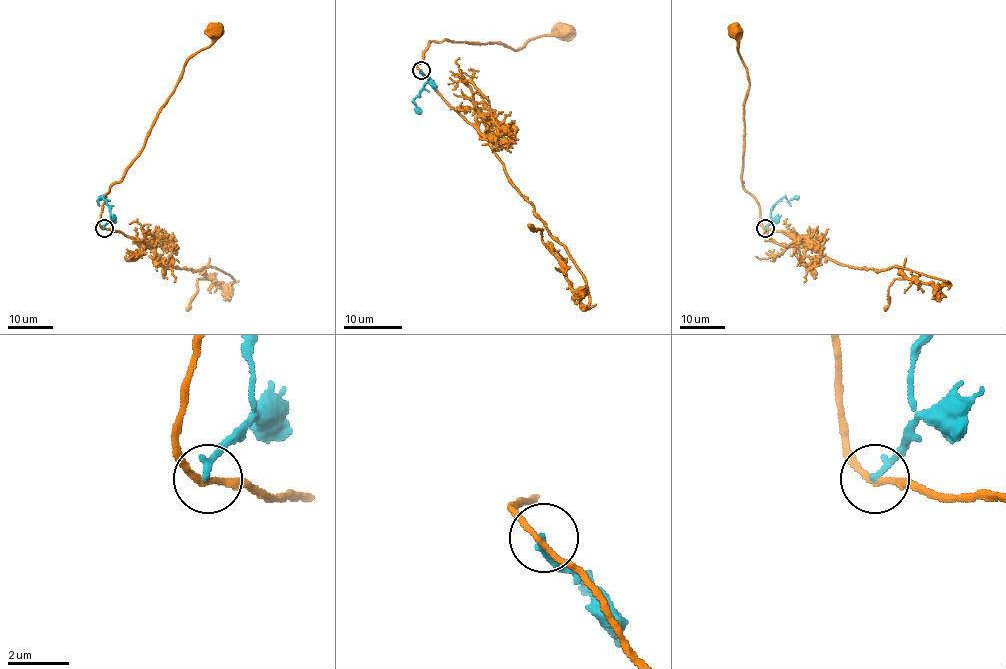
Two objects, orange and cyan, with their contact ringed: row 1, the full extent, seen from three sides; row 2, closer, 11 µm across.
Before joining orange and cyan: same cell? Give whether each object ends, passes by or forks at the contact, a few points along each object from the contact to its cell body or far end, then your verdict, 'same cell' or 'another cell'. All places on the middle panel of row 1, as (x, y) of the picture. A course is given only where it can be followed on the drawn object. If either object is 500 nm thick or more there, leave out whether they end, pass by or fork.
orange passes by; cyan ends; course orange (421, 71), (415, 65), (431, 42), (503, 43), (519, 49), (539, 36), (565, 36), (570, 32), (565, 30); course cyan (421, 71), (429, 78), (413, 100), (421, 114); another cell

